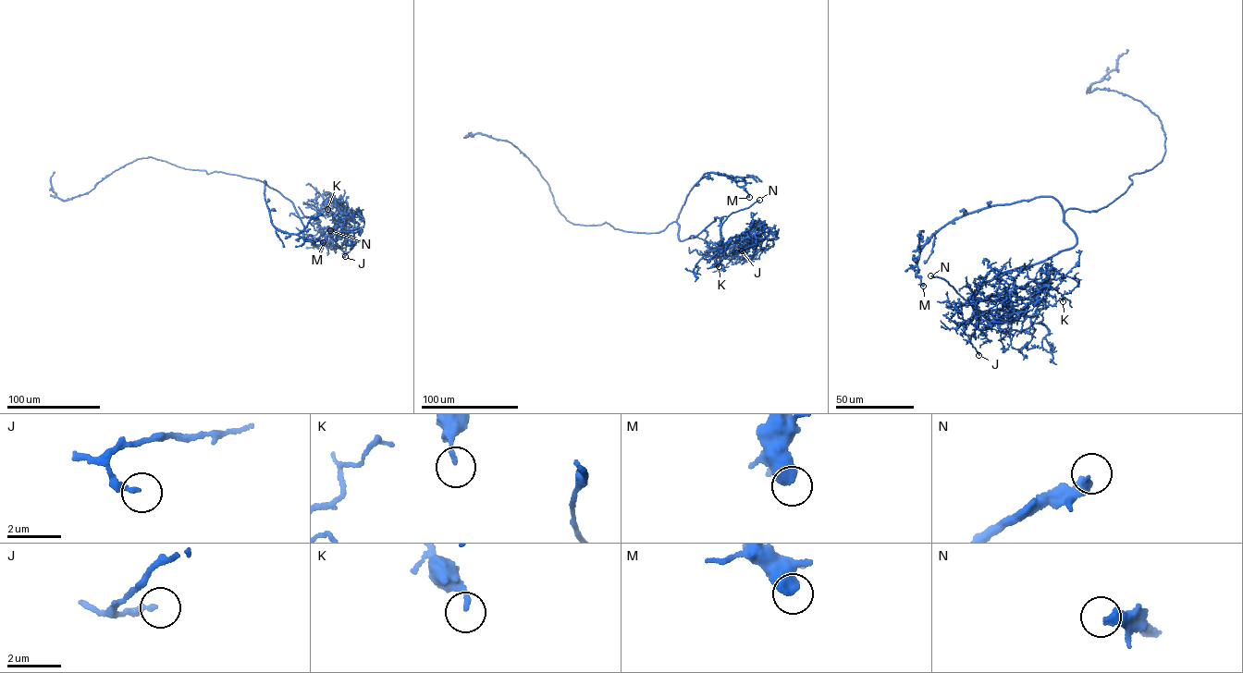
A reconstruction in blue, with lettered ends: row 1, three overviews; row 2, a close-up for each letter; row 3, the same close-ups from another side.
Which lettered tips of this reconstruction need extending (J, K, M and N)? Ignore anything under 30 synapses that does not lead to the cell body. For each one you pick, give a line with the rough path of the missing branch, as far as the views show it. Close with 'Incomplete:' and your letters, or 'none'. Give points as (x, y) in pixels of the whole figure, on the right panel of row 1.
N: (930, 275), (922, 277), (916, 273)
Incomplete: N

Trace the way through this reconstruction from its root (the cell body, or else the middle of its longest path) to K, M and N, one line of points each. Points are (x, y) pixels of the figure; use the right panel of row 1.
K: (1115, 200), (1067, 209), (1073, 247), (974, 295), (985, 316), (1006, 322), (1051, 279), (1078, 279), (1063, 301)
M: (1115, 200), (1097, 212), (1064, 211), (1056, 200), (1041, 196), (953, 219), (919, 250), (916, 274), (923, 286)
N: (1115, 200), (1097, 212), (1067, 209), (1063, 218), (1076, 244), (998, 274), (976, 290), (976, 309), (930, 275)

